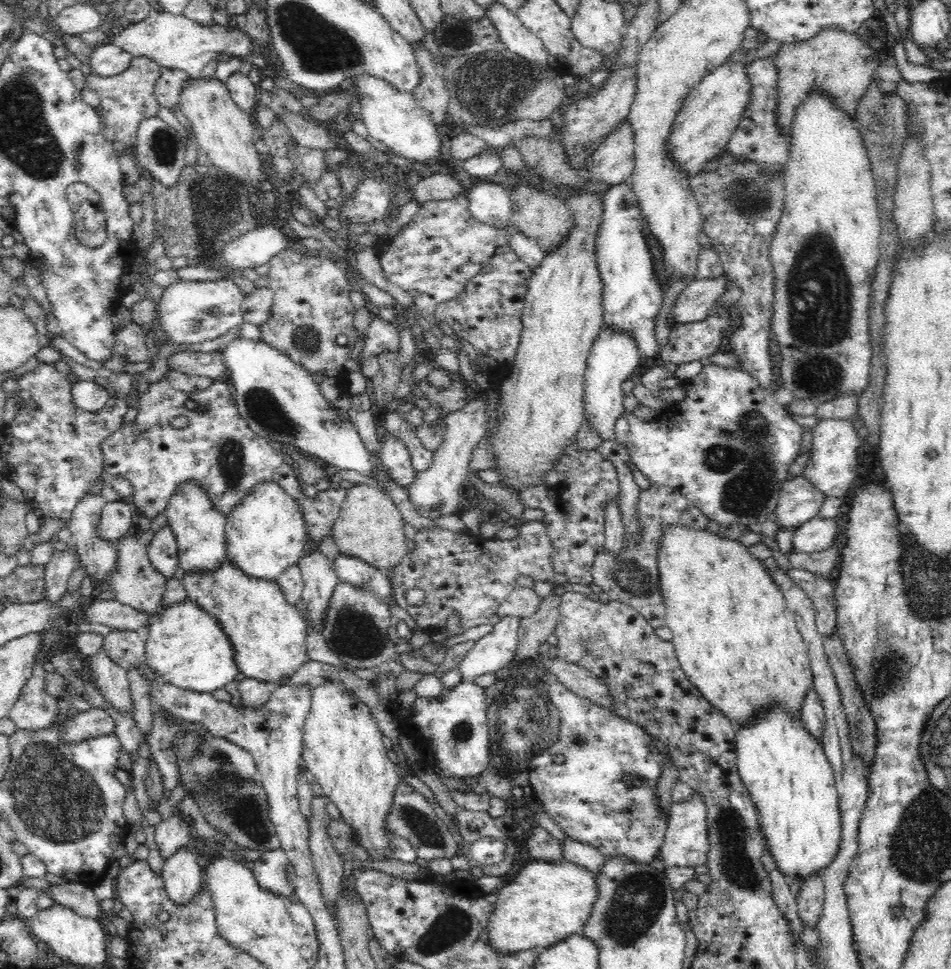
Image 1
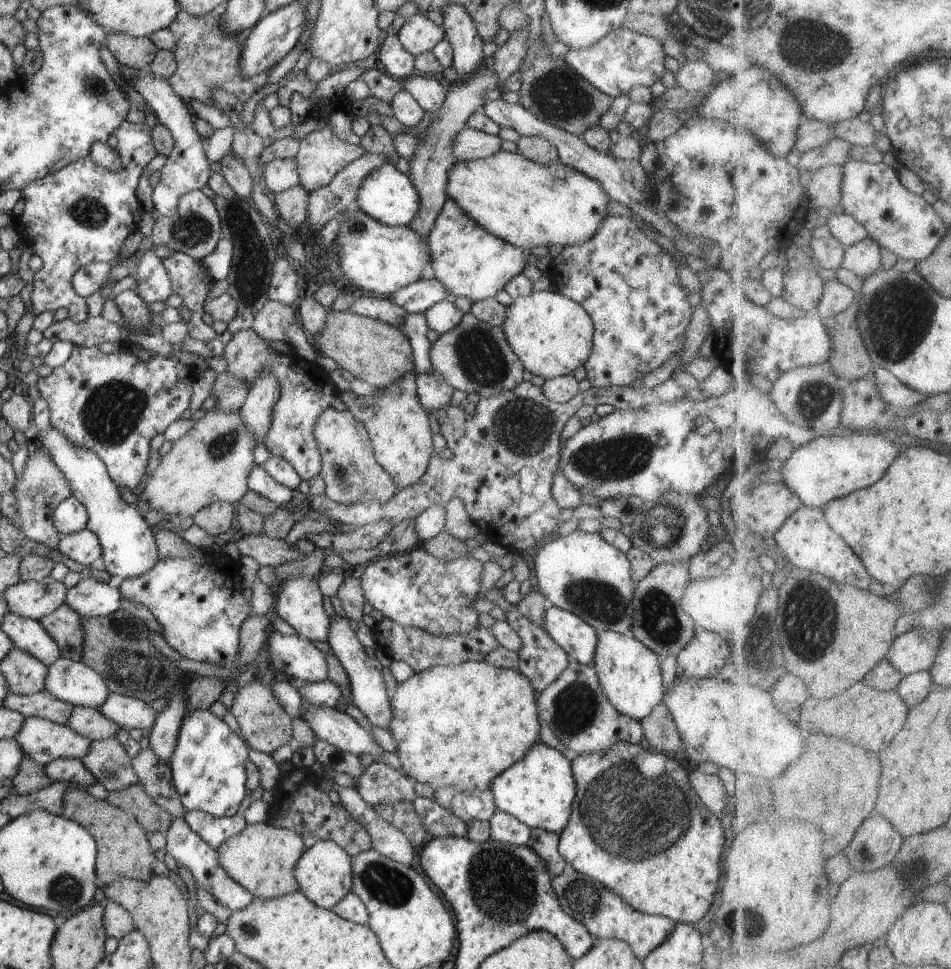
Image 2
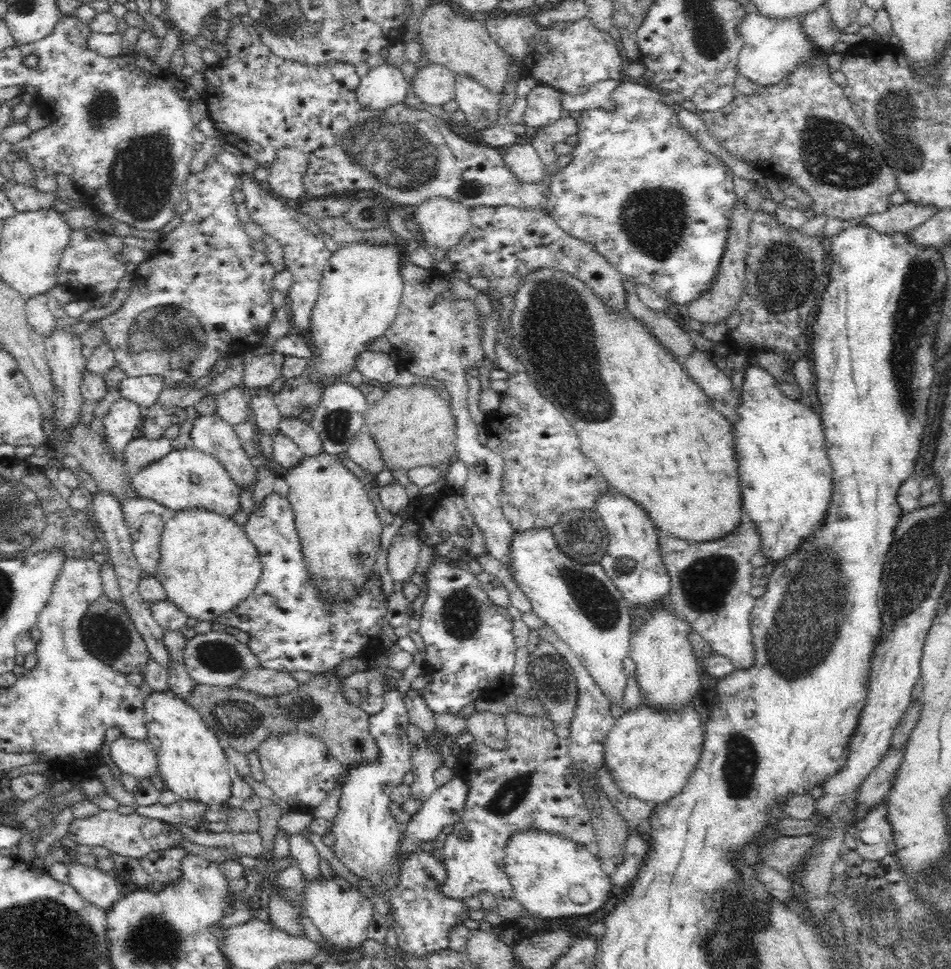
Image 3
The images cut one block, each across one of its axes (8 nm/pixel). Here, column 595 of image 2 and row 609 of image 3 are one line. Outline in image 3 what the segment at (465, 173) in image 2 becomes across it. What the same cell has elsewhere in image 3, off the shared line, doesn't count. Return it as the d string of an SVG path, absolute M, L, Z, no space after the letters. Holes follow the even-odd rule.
M186 508L186 510L180 510L180 512L174 513L172 518L166 521L165 527L163 528L159 551L161 557L155 570L156 580L159 580L162 583L166 598L176 604L176 607L180 608L180 611L182 611L188 619L195 618L198 622L214 623L216 618L219 618L221 615L229 613L235 607L238 607L243 600L246 600L246 598L252 594L252 591L256 588L256 584L258 584L263 571L258 551L245 533L244 526L238 525L238 523L231 518L216 514L205 508Z

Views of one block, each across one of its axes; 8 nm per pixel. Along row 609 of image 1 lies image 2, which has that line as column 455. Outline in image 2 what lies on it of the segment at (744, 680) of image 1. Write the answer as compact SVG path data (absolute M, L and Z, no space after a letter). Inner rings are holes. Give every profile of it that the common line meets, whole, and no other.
M486 661L437 665L398 683L391 698L393 718L388 730L396 740L395 754L406 776L430 785L434 791L443 787L468 792L486 791L496 776L524 758L529 749L540 742L537 696L532 684L519 671L502 669Z

